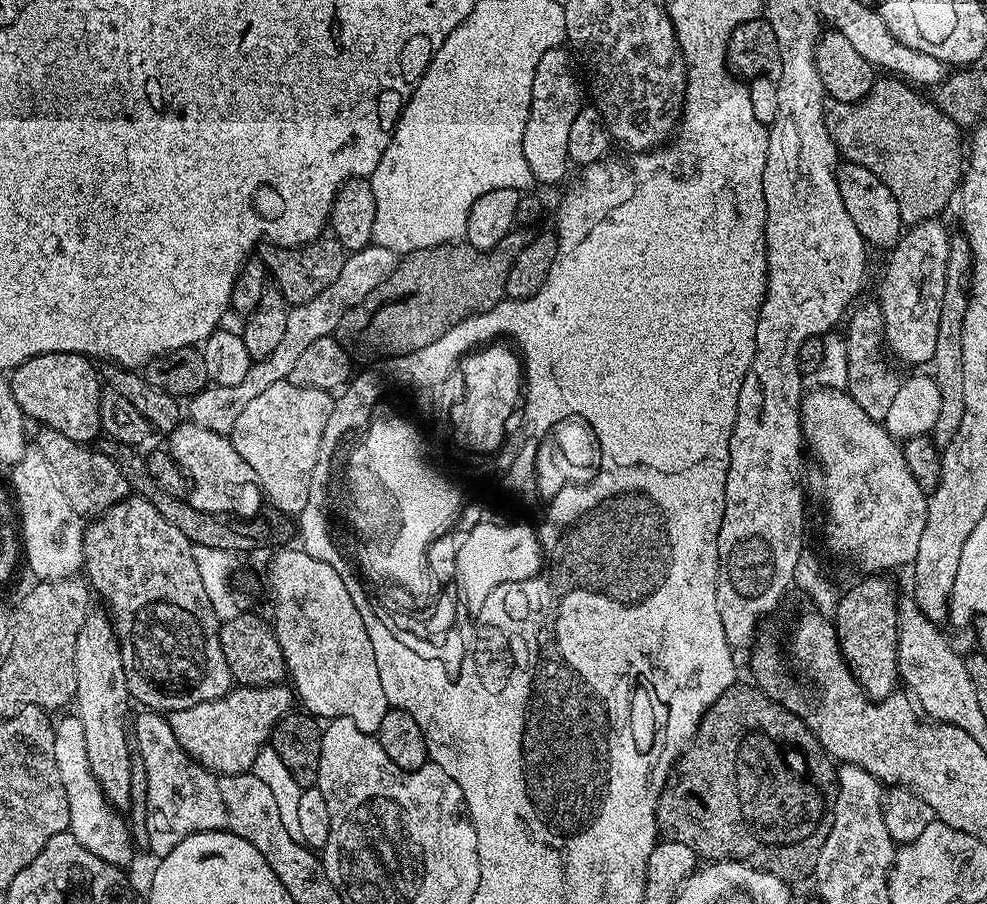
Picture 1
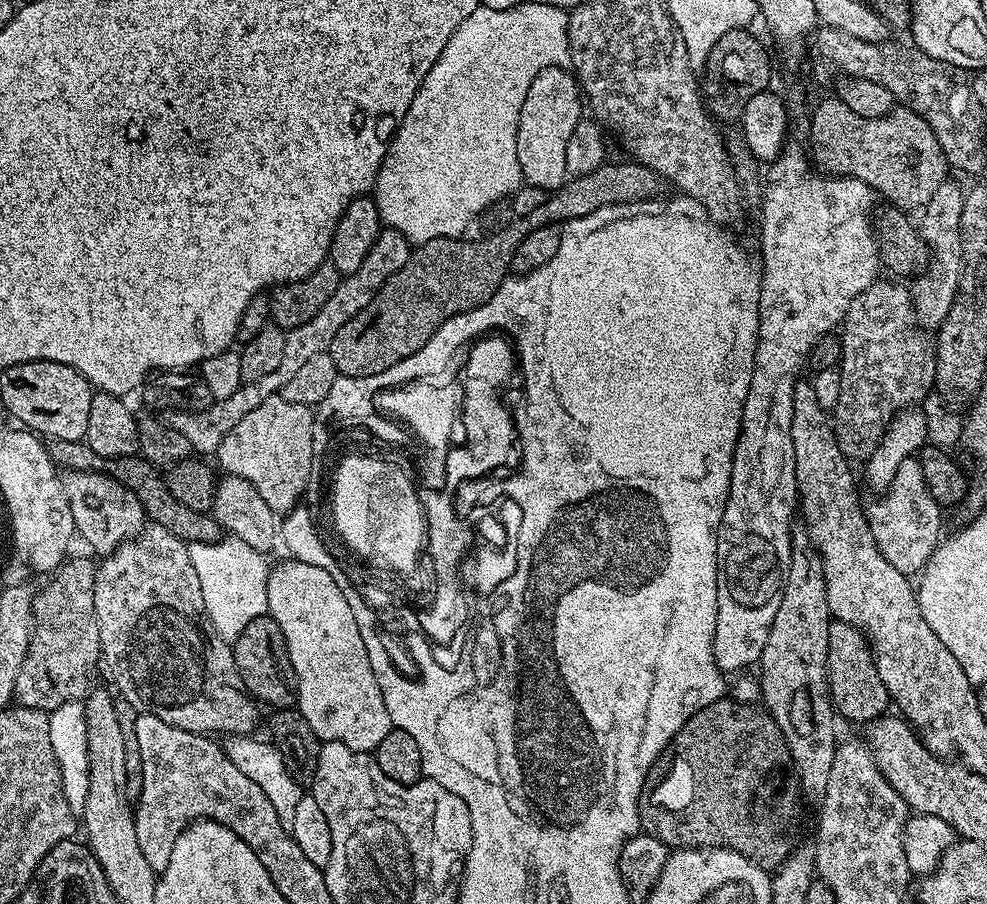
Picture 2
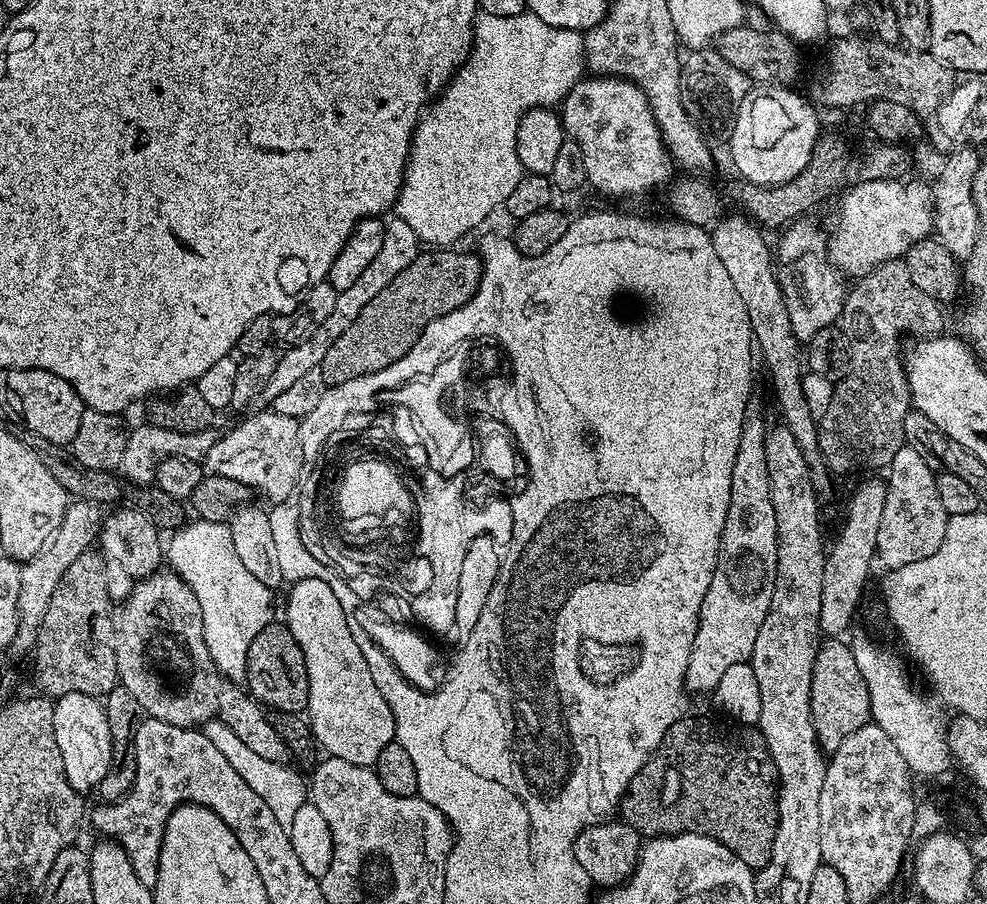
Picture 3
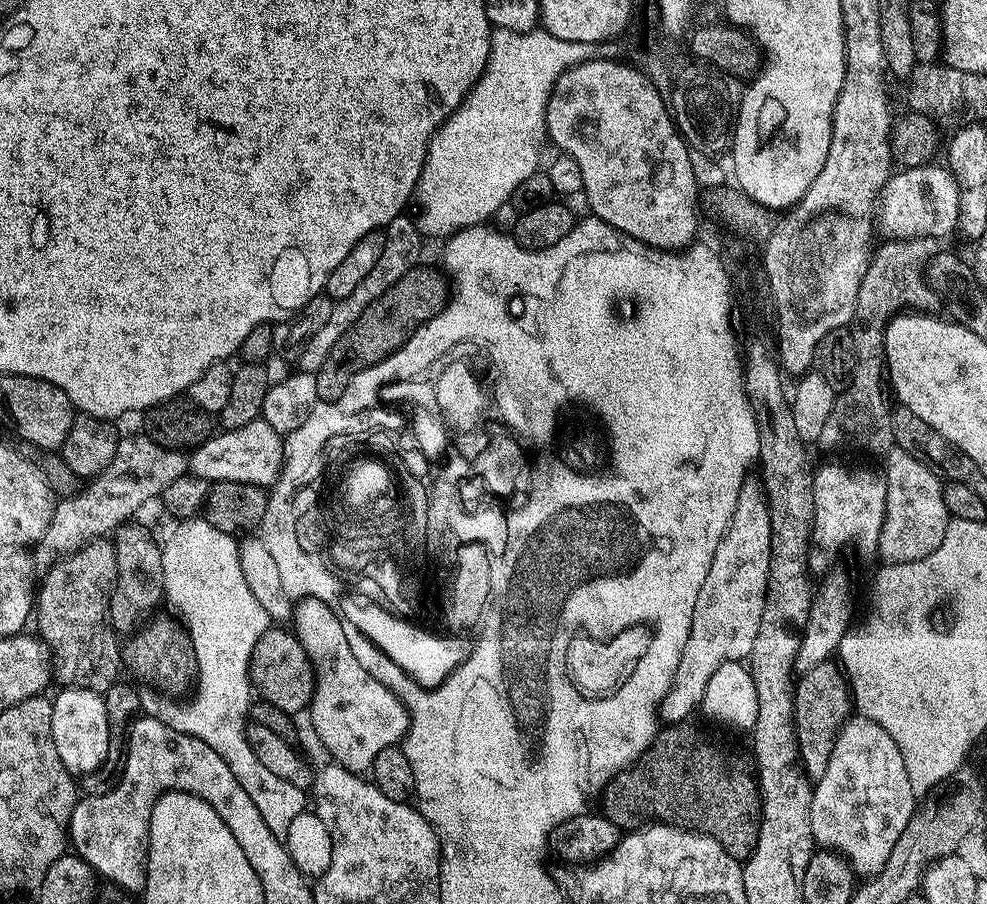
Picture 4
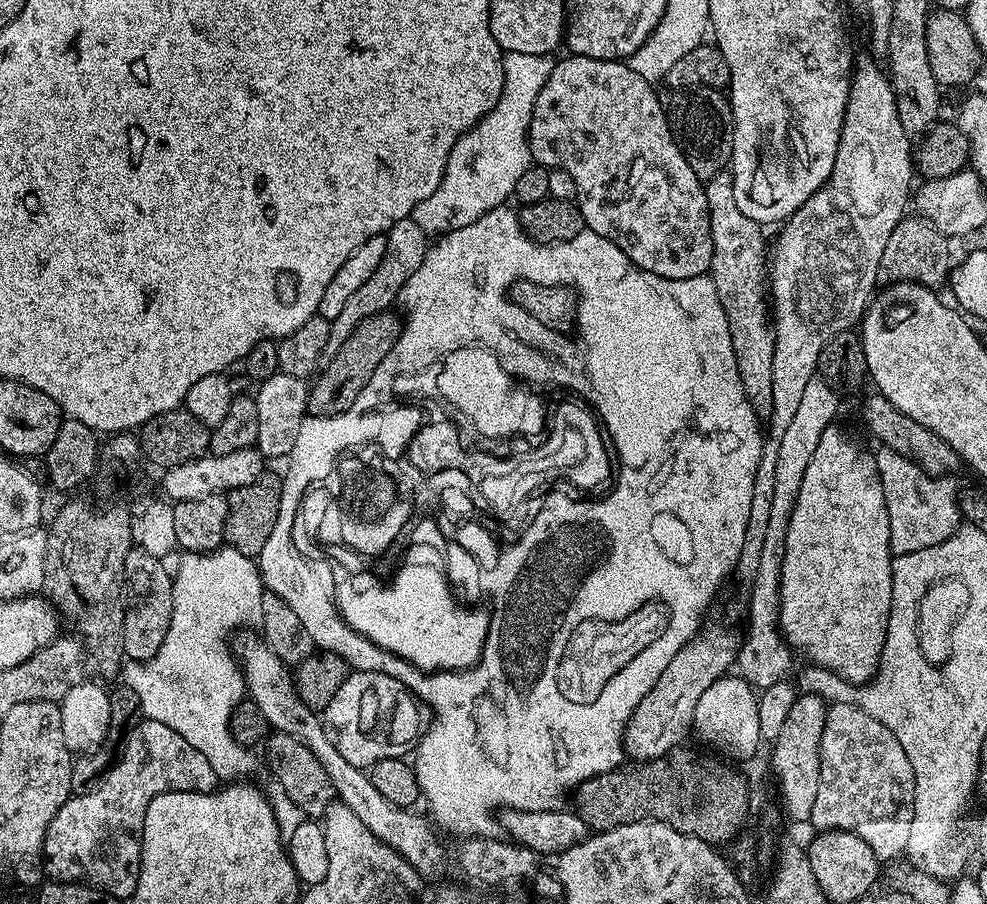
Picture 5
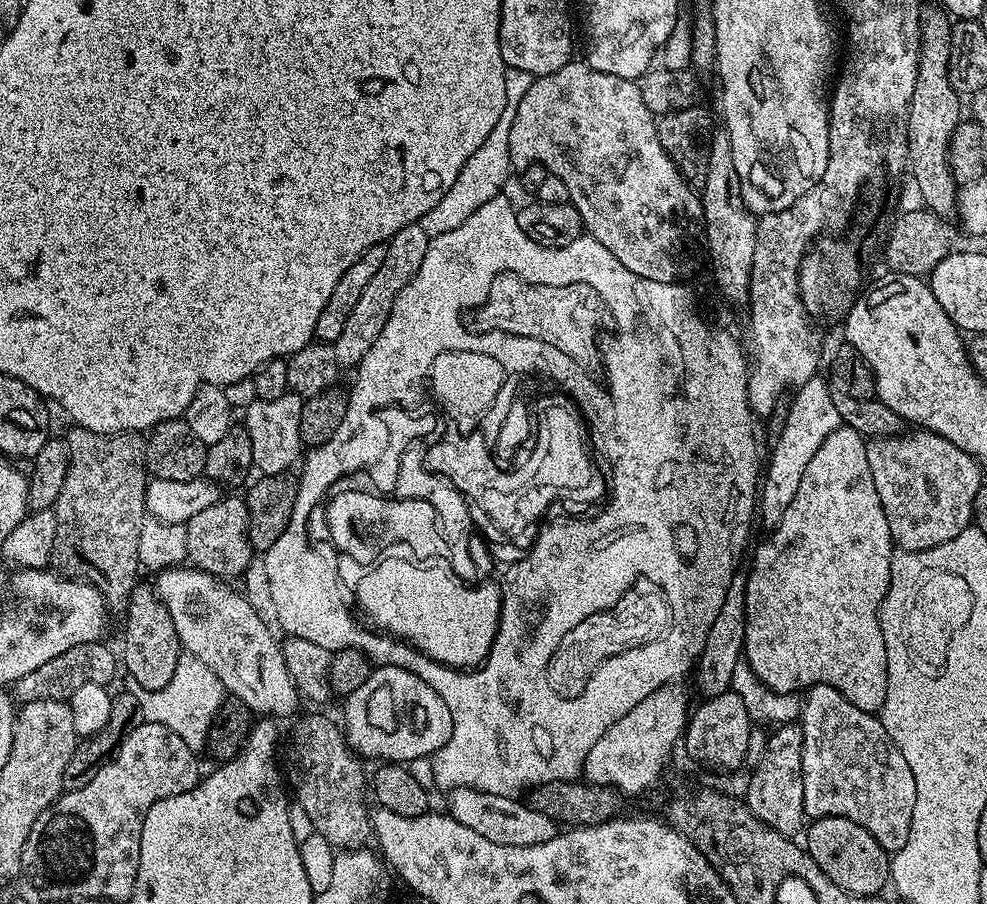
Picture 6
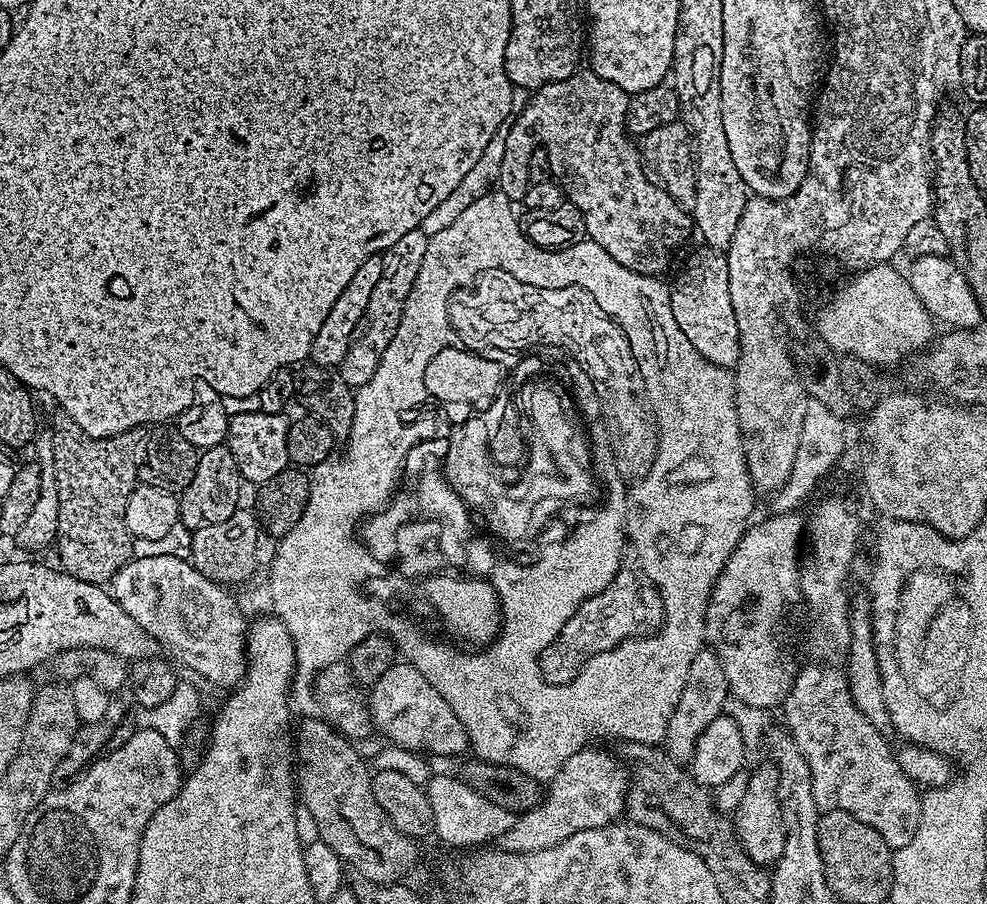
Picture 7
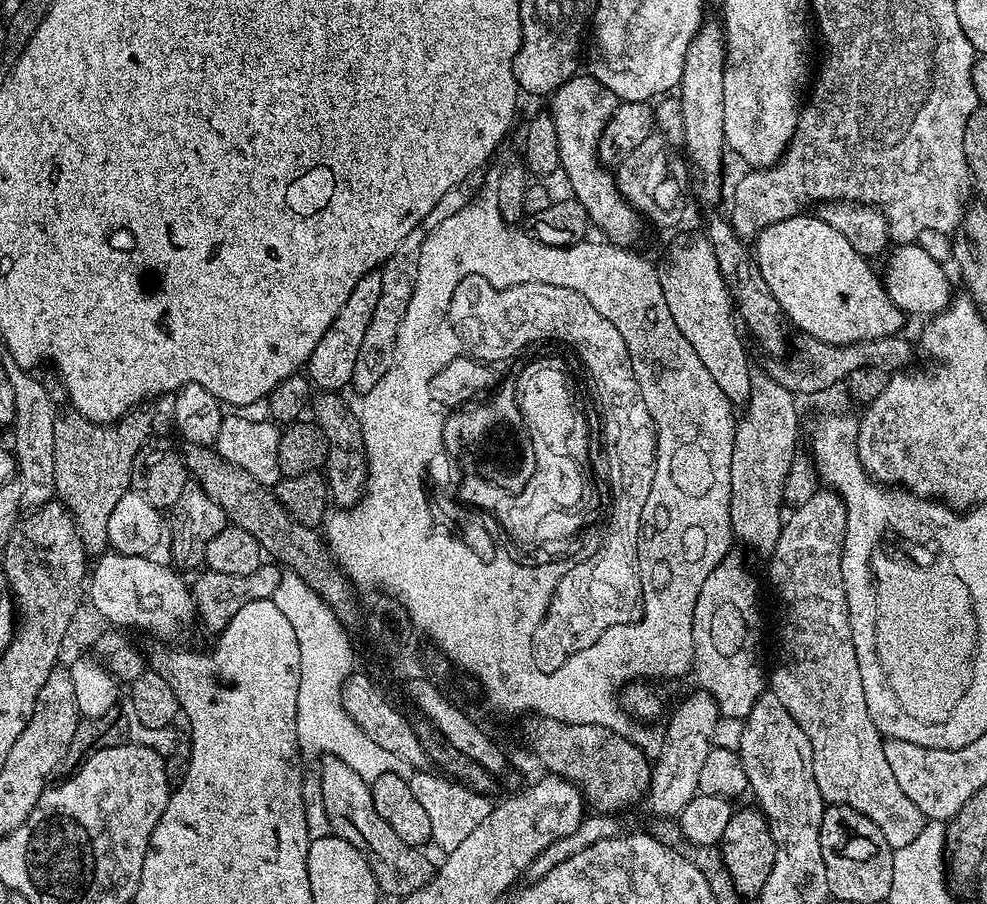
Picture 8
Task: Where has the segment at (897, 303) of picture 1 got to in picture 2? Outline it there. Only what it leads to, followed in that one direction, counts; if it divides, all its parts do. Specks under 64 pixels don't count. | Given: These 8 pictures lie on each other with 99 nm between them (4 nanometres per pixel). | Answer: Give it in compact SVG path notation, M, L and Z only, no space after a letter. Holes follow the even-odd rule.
M945 178L942 186L938 186L938 190L934 190L934 198L930 198L930 202L924 204L922 209L924 217L918 220L918 231L921 238L928 243L930 259L923 269L924 276L922 272L911 281L910 291L912 305L916 308L917 321L928 330L939 329L940 323L944 321L954 302L956 291L960 285L964 267L964 247L960 241L964 194L963 187L959 188L952 178Z

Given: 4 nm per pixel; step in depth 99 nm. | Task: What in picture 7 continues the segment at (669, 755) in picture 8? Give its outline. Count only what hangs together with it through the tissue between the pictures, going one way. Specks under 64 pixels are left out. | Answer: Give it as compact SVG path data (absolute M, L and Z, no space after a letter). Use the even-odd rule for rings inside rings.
M702 650L694 654L694 662L690 662L690 671L686 673L686 686L682 686L682 698L678 698L678 706L674 706L674 714L670 714L670 722L666 726L663 747L679 762L688 762L695 754L695 746L699 736L725 711L729 703L730 693L726 674L720 665L720 659L711 650Z

